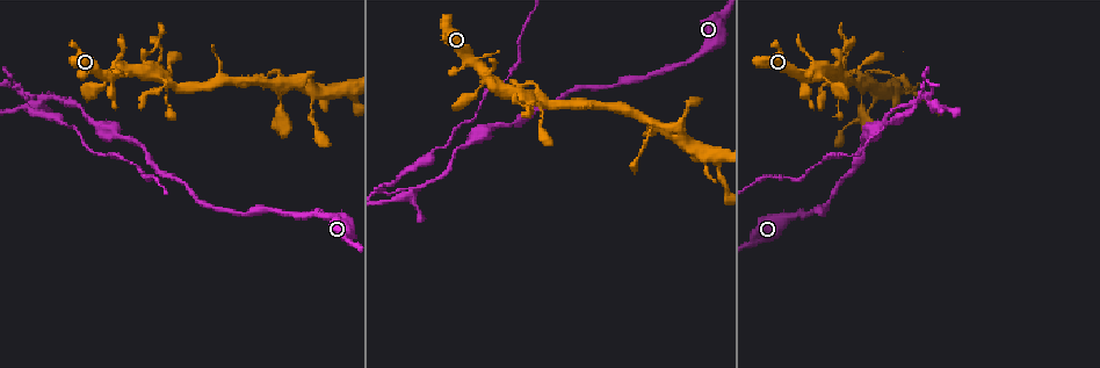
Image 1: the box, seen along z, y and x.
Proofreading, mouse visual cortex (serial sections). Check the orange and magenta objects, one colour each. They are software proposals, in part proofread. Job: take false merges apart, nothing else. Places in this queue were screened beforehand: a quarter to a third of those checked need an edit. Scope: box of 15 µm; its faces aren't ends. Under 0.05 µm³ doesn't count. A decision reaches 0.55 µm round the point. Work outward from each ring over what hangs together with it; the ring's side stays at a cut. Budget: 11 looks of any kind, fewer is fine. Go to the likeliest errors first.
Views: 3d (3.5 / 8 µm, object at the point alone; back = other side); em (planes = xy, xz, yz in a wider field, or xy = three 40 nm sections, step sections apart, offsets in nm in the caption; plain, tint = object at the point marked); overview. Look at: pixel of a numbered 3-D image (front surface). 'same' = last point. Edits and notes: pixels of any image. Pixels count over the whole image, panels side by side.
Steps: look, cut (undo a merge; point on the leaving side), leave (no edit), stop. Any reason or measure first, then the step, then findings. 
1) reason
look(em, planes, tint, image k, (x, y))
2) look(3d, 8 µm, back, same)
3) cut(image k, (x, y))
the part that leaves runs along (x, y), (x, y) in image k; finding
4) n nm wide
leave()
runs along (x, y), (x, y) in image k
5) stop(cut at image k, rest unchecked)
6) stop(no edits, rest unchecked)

looks like a crossing
look(3d, 3.5 µm, image 1, (484, 73))

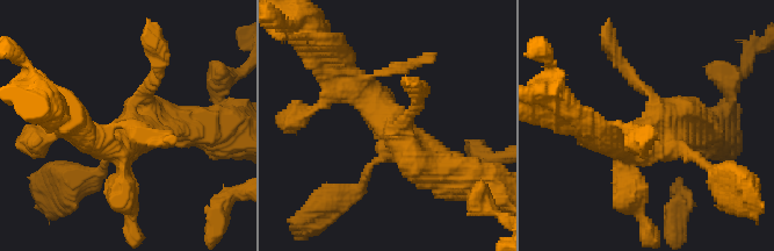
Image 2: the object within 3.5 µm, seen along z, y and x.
leave()
runs along (342, 72), (406, 146), (453, 170) in image 2; continuous, no second cell

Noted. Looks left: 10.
sharp bend
look(3d, 3.5 µm, image 1, (164, 83))

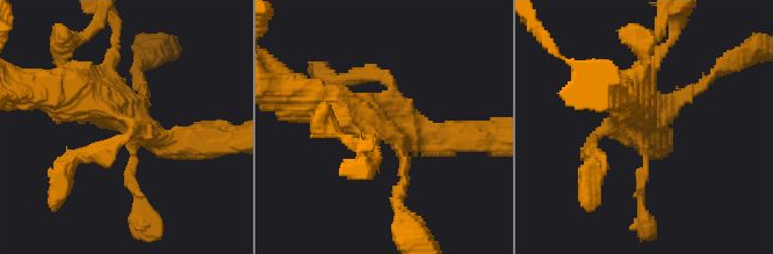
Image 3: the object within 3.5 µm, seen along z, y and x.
look(em, xy, step 3, tint, image 3, (390, 132))

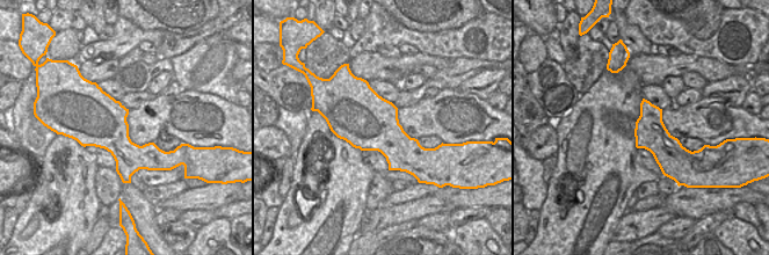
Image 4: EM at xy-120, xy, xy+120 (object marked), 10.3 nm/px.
leave()
runs along (69, 94), (165, 144), (203, 140) in image 3; all the same cell

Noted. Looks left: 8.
looks like a crossing
look(3d, 3.5 µm, image 1, (277, 82))

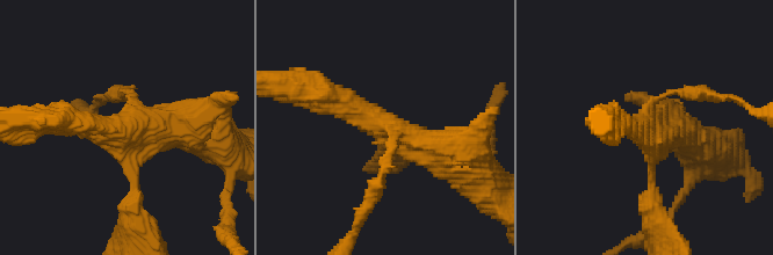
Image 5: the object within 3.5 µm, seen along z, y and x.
4 arms; arms of 100, 150, 350, 400 nm; shape alone is not enough
look(em, planes, tint, image 5, (640, 131))

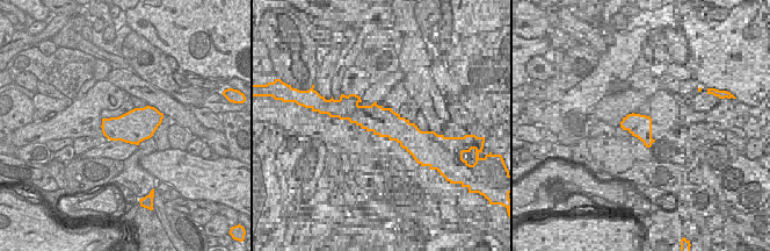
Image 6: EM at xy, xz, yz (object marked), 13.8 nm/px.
leave()
continuous, no second cell

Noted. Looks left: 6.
calibre changes
look(3d, 3.5 µm, image 1, (615, 84))

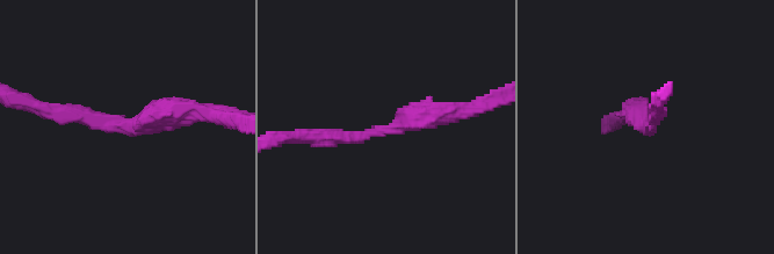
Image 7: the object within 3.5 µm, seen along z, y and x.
arms of 150, 250 nm
look(em, planes, plain, image 7, (644, 126))

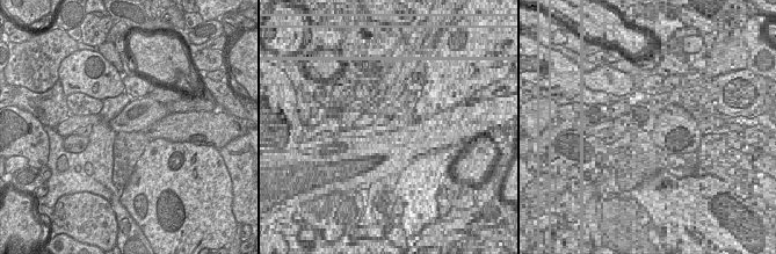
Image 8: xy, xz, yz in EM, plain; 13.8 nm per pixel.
where the object lies
look(em, planes, tint, same)

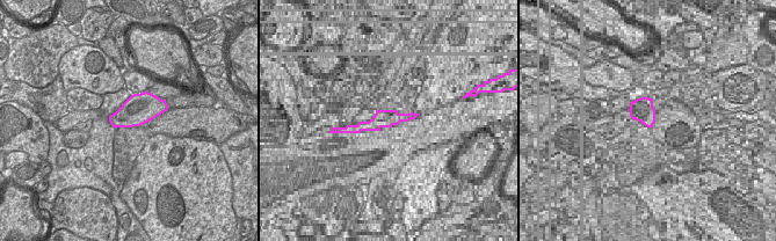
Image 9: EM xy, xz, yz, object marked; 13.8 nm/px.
leave()
runs along (464, 109), (364, 136), (318, 136) in image 7; one cell here

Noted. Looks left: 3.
look(em, xy, step 2, tint, image 1, (94, 123))

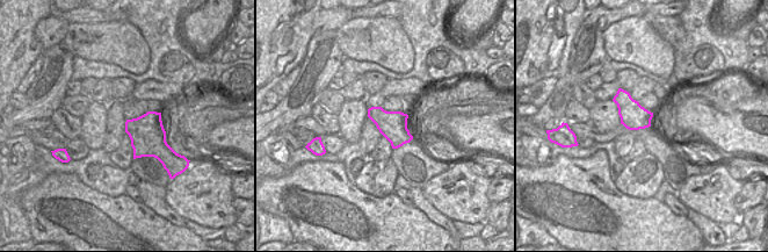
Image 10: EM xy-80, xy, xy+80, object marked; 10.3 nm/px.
look(3d, 3.5 µm, same)

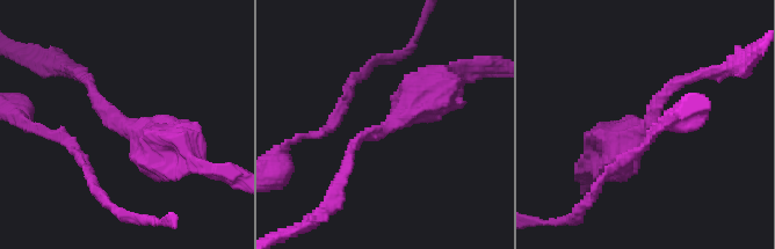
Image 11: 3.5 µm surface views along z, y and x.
leave()
runs along (439, 90), (356, 140), (342, 173) in image 11; all the same cell

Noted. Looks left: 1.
stop(no edits, rest unchecked)

